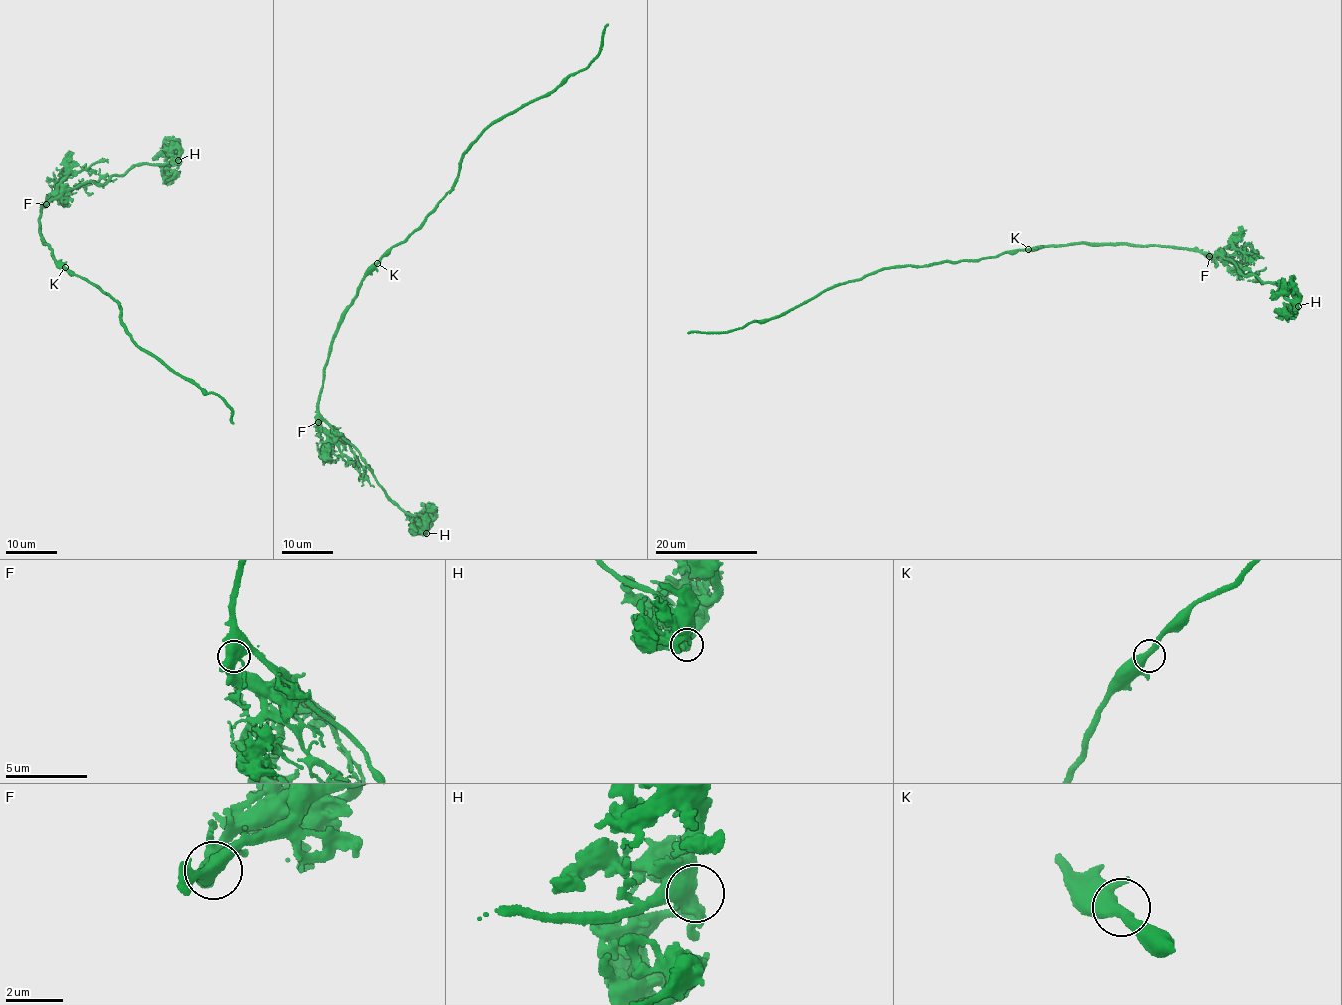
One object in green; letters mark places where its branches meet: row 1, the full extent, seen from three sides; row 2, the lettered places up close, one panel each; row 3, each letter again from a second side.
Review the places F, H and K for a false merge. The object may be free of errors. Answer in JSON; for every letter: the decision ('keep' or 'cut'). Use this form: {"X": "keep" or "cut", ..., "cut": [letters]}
{"F": "keep", "H": "keep", "K": "keep", "cut": []}

